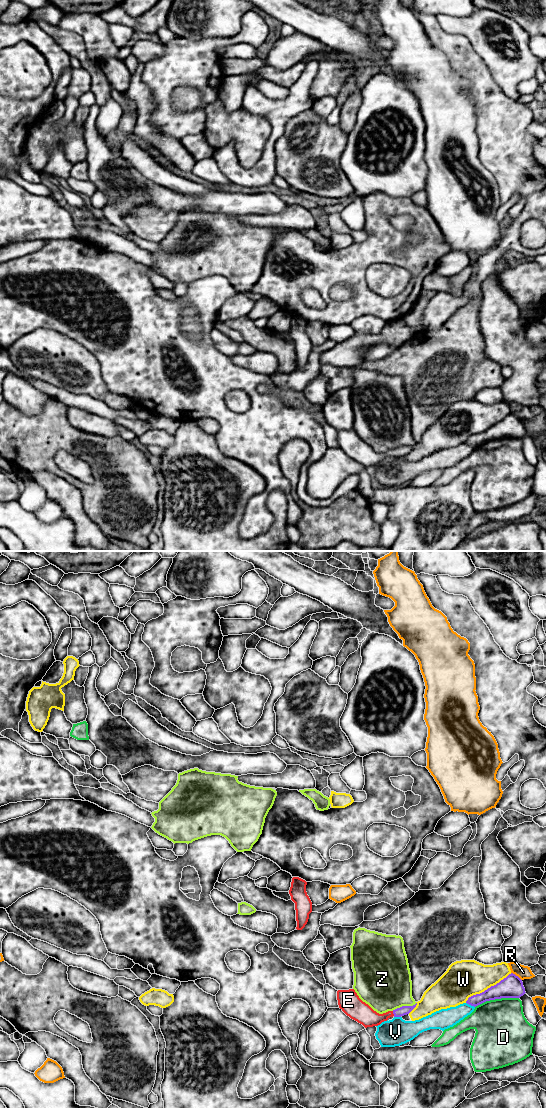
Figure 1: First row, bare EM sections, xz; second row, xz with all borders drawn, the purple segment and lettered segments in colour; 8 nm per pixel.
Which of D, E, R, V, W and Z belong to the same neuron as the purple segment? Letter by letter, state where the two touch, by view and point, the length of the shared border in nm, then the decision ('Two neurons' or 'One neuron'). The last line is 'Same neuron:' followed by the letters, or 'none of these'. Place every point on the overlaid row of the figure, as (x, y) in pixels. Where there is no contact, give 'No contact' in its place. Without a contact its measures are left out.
D: Touches purple at xz (496, 998). Shared border 360 nm. Two neurons
E: Touches purple at xz (393, 1013). Shared border 40 nm. One neuron
R: Touches purple at xz (515, 975). Shared border 110 nm. Two neurons
V: Touches purple at xz (470, 1004). Shared border 80 nm. Two neurons
W: Touches purple at xz (488, 988). Shared border 440 nm. Two neurons
Z: Touches purple at xz (404, 1006). Shared border 200 nm. Two neurons
Same neuron: E

